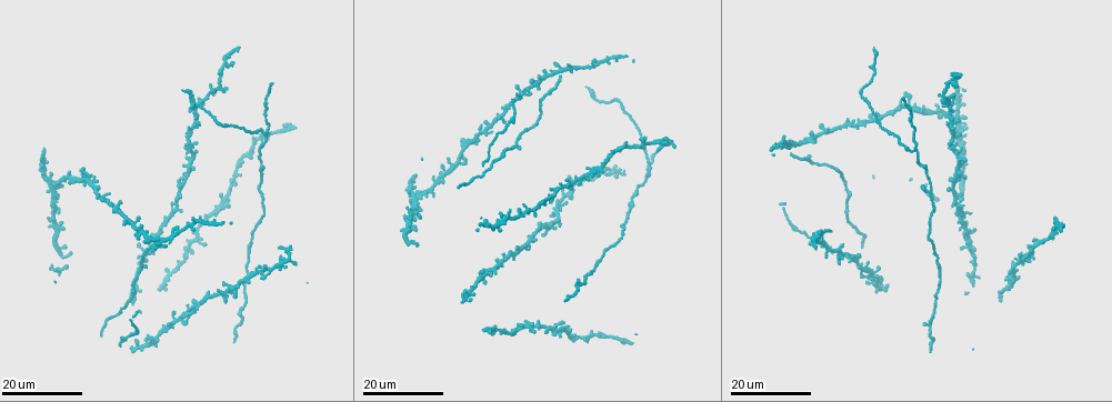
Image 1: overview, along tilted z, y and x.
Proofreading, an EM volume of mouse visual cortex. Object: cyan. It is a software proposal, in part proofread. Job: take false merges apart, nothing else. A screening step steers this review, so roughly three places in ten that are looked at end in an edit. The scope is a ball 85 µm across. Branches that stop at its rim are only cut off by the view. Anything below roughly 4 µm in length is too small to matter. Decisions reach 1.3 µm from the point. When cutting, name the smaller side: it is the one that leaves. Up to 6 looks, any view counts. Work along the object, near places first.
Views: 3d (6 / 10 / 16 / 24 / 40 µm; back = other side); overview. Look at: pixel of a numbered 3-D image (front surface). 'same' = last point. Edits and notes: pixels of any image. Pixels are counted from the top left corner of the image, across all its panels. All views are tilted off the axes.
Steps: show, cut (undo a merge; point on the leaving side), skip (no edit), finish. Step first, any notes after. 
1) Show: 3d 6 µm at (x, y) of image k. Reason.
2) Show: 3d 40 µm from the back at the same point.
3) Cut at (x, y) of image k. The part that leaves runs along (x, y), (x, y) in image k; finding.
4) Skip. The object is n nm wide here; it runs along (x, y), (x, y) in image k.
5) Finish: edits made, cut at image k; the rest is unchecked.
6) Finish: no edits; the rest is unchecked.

Show: 3d 16 µm at (916, 151) of image 1. A fork.

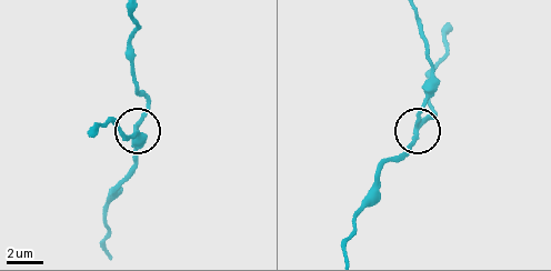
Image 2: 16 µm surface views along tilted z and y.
Show: 3d 6 µm at (417, 125) of image 2.

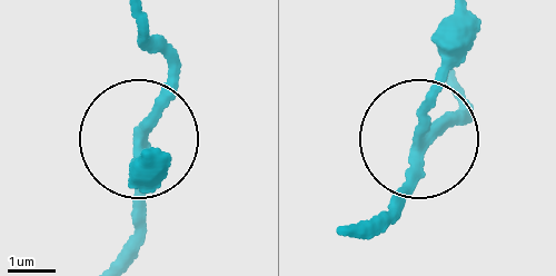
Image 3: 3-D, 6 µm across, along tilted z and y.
Skip. The side arm is 19 µm long; it runs along (115, 260), (138, 220), (137, 130), (171, 62), (164, 45) in image 3; all the same neuron.

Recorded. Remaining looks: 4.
Show: 3d 24 µm at (220, 66) of image 1. Three arms meet.

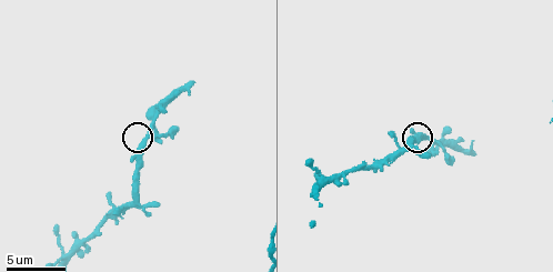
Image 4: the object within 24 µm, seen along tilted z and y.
Show: 3d 6 µm at (146, 139) of image 4. Zoom in.

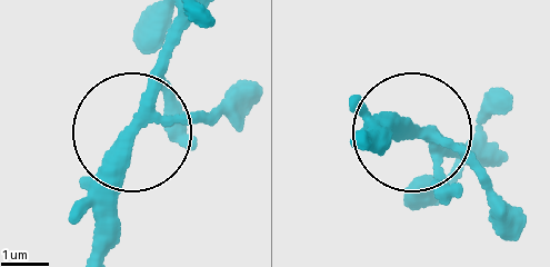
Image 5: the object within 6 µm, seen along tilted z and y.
Skip. Continuous, no second neuron.

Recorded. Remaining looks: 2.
Show: 3d 16 µm at (470, 294) of image 1. Three arms meet.

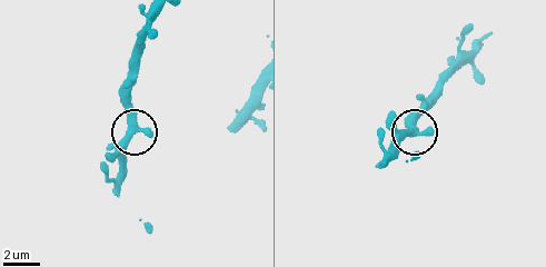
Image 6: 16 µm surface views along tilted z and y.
Show: 3d 6 µm at (129, 131) of image 6.

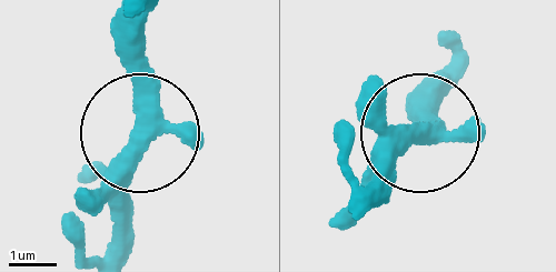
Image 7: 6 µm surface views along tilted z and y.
Skip. All the same neuron.

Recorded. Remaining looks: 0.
Finish: no edits; the rest is unchecked.

